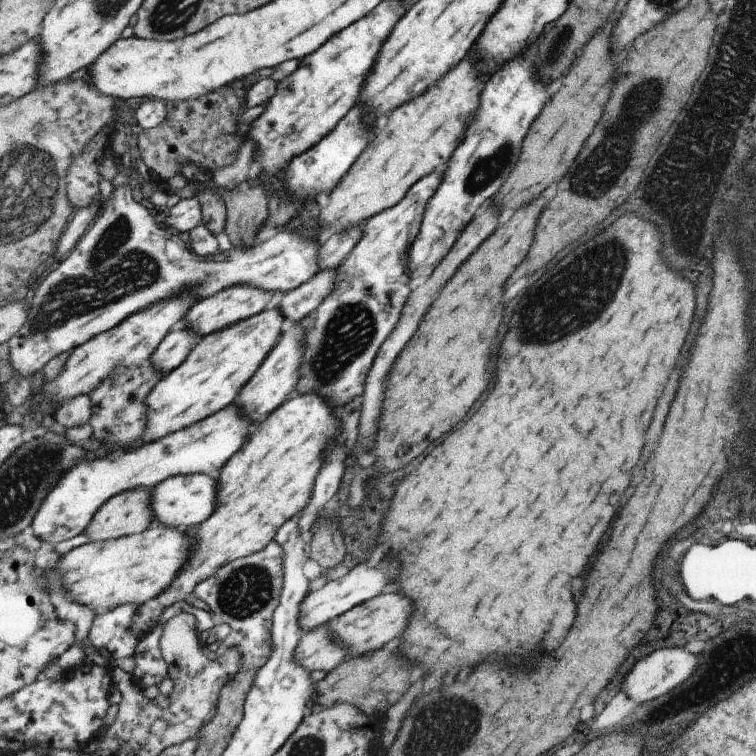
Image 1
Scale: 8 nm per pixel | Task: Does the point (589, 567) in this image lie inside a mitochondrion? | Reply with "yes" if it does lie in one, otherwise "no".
no

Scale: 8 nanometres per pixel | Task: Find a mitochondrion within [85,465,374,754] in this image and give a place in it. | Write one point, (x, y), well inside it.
(246, 590)

